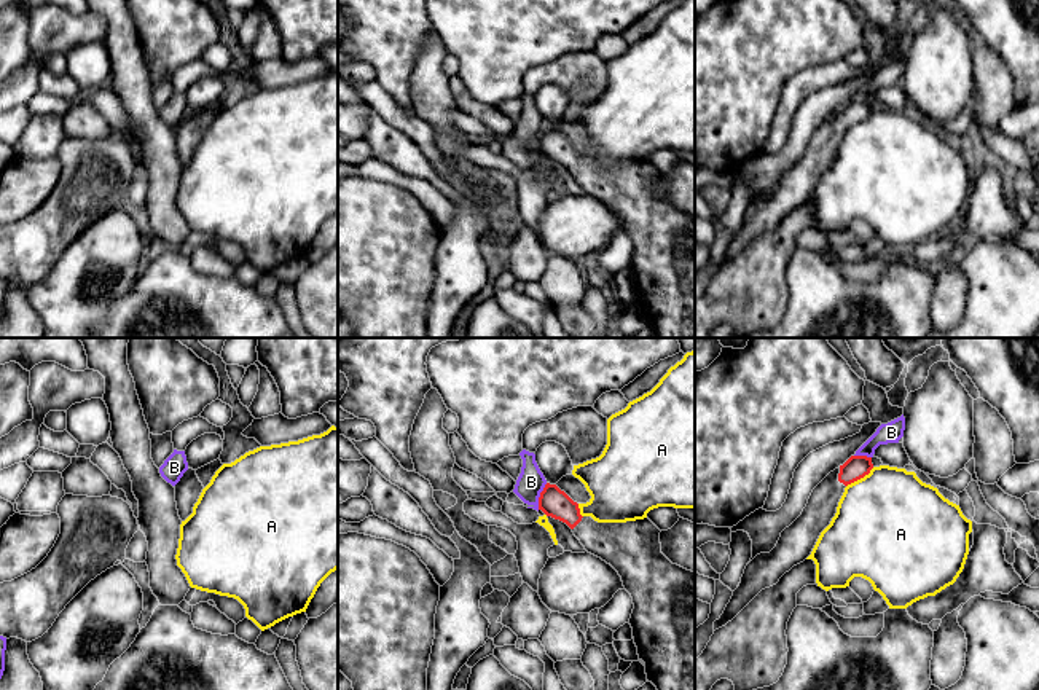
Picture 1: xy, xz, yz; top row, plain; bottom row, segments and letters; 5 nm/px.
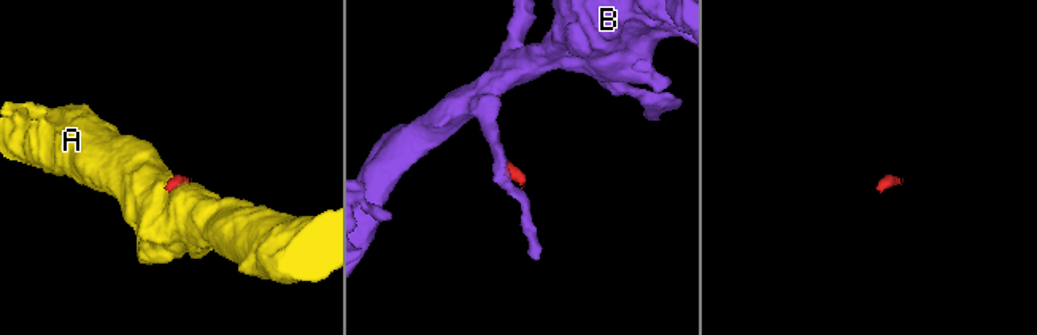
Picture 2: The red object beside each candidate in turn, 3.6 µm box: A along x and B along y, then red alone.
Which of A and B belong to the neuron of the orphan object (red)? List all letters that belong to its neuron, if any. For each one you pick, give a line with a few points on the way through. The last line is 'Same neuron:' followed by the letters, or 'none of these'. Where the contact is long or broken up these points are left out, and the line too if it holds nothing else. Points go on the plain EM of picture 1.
Same neuron: none of these

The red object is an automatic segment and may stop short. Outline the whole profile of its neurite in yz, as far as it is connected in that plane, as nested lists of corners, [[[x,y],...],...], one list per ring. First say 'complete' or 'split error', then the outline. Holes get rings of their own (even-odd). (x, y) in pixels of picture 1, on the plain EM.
split error | [[[851,99],[830,115],[811,135],[802,158],[781,175],[770,196],[757,198],[744,212],[723,257],[714,265],[714,274],[731,265],[762,233],[770,231],[813,194],[821,175],[837,156],[845,131],[873,112],[872,100]]]

